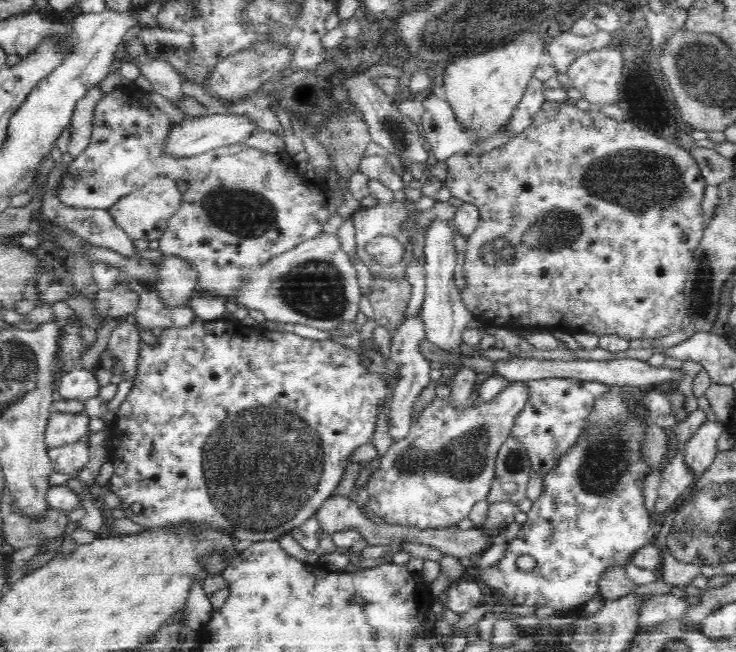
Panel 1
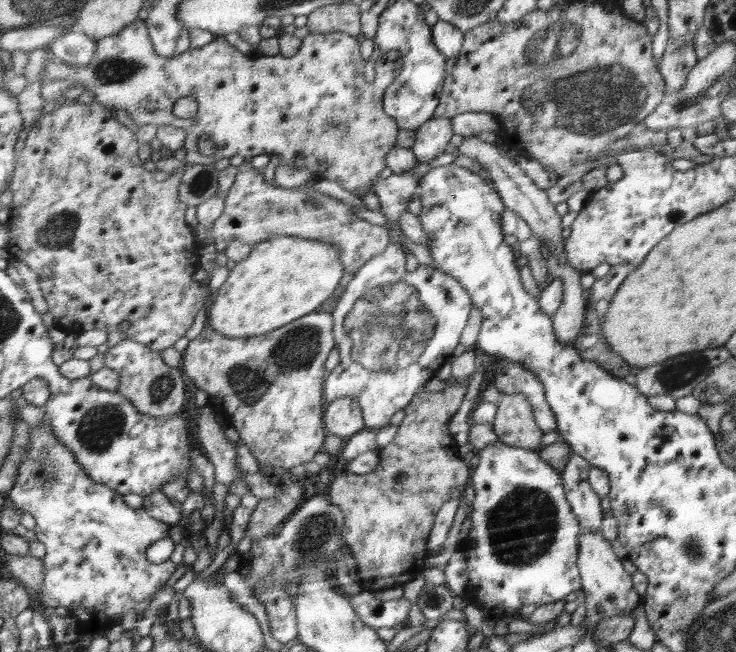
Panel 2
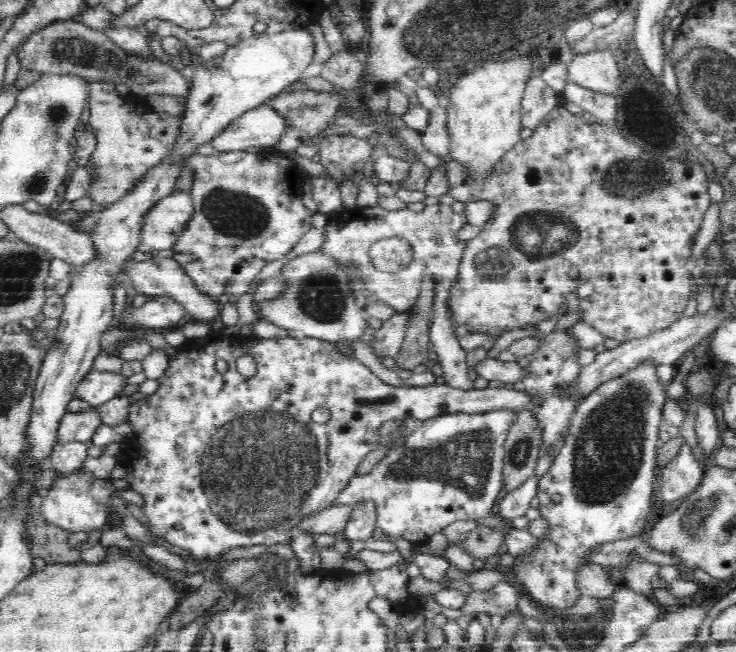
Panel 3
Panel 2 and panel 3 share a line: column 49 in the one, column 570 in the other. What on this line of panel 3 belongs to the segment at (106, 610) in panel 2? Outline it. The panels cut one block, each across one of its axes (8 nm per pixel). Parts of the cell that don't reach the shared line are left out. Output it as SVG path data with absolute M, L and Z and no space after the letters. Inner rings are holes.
M645 359L644 362L640 362L638 366L634 366L632 370L628 370L625 374L600 385L592 392L592 394L589 394L582 402L574 407L574 411L569 418L568 432L562 439L559 447L557 447L558 450L552 466L541 477L540 486L538 486L538 509L540 510L540 516L548 520L550 531L546 538L542 539L542 548L540 548L540 552L516 557L513 567L510 568L513 581L520 586L522 592L524 592L528 598L534 598L537 602L542 603L546 607L560 609L570 608L580 597L579 592L576 590L576 577L574 577L573 570L578 563L586 563L585 560L583 560L583 552L586 547L599 542L640 537L645 534L645 531L647 530L645 519L650 510L652 484L656 479L654 478L654 470L656 470L656 453L660 446L660 428L663 423L664 406L666 406L666 400L669 400L669 396L666 395L667 385L660 383L660 378L658 378L658 366L660 366L660 364L654 359Z

